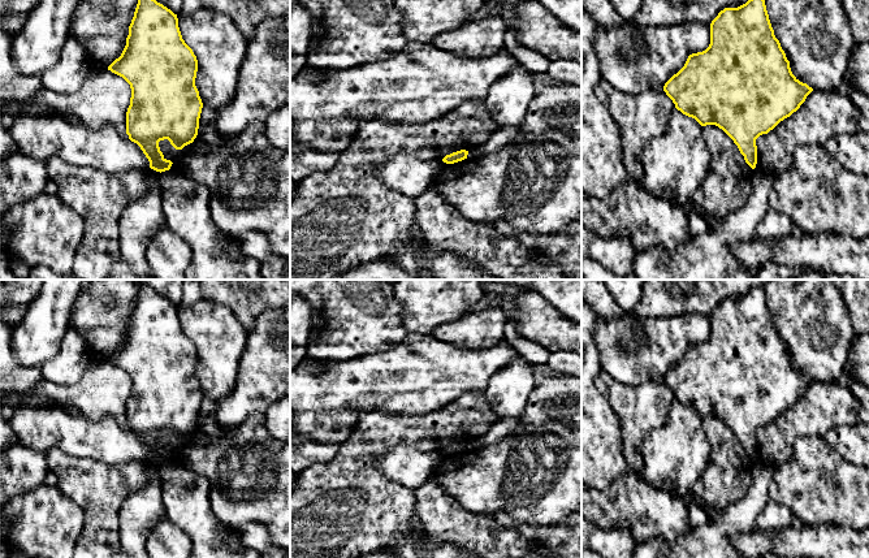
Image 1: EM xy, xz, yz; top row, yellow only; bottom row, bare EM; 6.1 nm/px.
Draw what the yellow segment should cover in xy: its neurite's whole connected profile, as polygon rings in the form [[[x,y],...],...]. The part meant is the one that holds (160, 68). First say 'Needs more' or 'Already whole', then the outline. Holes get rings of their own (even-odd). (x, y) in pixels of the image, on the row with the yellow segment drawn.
Already whole. [[[138,0],[126,46],[108,70],[122,77],[131,88],[126,112],[129,139],[140,147],[151,169],[160,173],[169,170],[173,163],[164,157],[159,142],[168,139],[176,150],[193,143],[203,108],[195,86],[198,60],[182,39],[177,14],[156,0]]]

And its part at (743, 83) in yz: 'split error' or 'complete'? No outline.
complete

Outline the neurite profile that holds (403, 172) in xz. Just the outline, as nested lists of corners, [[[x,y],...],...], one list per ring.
[[[395,152],[377,166],[380,182],[390,190],[416,199],[432,187],[432,179],[442,168],[442,160],[421,160],[418,155]]]

